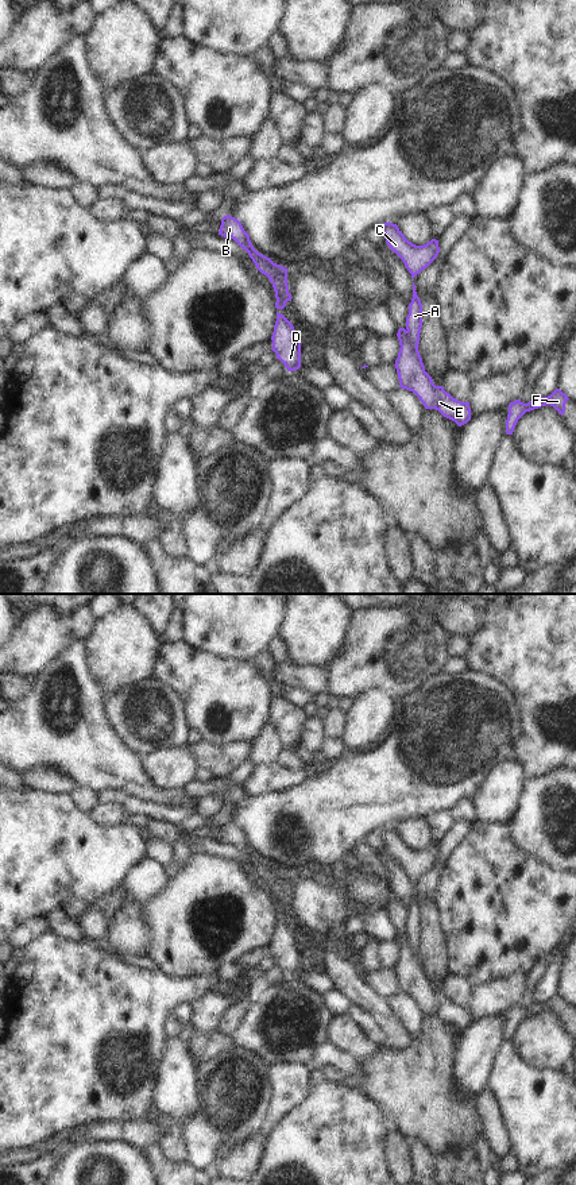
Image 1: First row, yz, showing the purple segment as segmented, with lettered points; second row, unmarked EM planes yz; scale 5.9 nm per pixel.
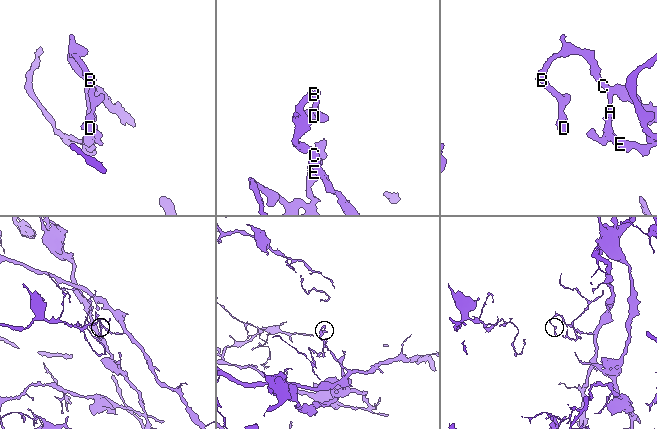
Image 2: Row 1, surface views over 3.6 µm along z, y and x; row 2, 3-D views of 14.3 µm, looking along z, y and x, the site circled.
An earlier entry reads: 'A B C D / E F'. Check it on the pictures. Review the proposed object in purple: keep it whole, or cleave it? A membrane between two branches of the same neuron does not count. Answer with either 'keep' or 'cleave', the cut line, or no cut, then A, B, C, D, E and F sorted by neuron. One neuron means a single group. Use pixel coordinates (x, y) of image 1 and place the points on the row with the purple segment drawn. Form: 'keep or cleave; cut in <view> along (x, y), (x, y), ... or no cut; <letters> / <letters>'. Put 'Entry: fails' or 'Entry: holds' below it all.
cleave; cut in yz along (406, 331), (410, 342), (417, 348); A B C D / E F
Entry: holds

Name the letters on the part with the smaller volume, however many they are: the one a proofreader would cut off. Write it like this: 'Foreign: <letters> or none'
Foreign: E, F.

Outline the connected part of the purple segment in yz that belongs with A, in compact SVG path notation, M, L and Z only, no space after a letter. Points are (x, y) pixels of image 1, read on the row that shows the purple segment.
M413 282L413 298L409 304L409 314L406 317L406 329L411 339L413 346L418 348L420 333L422 328L422 304L415 292L415 285Z

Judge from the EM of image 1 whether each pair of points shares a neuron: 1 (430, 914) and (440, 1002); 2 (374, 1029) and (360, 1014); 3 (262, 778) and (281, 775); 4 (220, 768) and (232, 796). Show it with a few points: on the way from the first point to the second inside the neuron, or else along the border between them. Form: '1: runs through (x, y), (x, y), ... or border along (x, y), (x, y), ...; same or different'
1: border along (421, 962), (430, 984), (441, 991); different
2: runs through (370, 1025), (364, 1018); same
3: runs through (266, 778), (277, 776); same
4: border along (232, 776), (213, 778); different

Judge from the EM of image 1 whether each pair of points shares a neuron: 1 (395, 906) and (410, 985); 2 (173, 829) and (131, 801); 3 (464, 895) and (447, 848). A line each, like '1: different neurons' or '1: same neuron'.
1: same neuron
2: different neurons
3: different neurons

